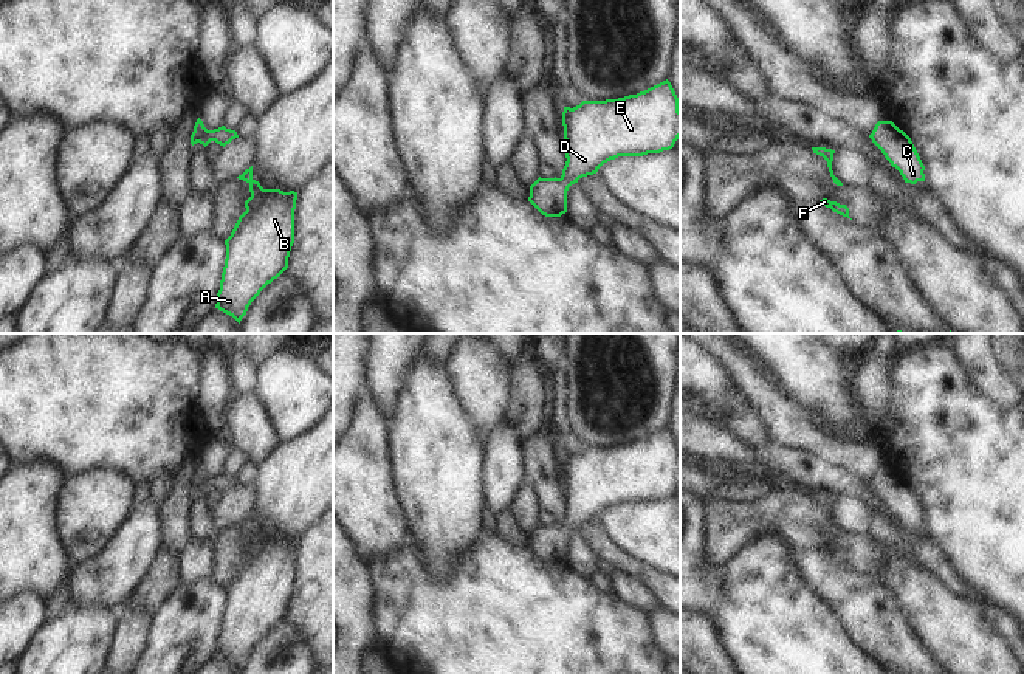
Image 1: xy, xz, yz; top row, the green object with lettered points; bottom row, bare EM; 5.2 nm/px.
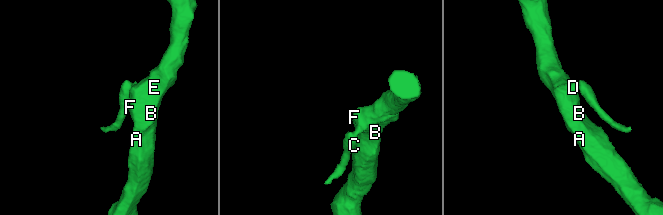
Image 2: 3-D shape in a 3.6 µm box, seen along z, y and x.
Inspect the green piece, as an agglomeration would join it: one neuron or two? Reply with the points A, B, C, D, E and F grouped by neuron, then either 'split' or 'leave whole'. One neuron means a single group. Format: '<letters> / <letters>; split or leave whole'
A B C D E F; leave whole

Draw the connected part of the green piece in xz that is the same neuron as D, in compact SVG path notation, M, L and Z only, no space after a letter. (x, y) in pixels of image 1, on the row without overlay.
M666 426L644 438L618 446L582 448L562 459L565 513L559 525L538 525L530 533L528 548L545 564L561 564L567 559L567 538L579 525L593 522L618 504L643 504L674 494L680 485L679 445Z

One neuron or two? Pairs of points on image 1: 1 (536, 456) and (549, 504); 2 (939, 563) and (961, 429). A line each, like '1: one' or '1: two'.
1: one
2: two

